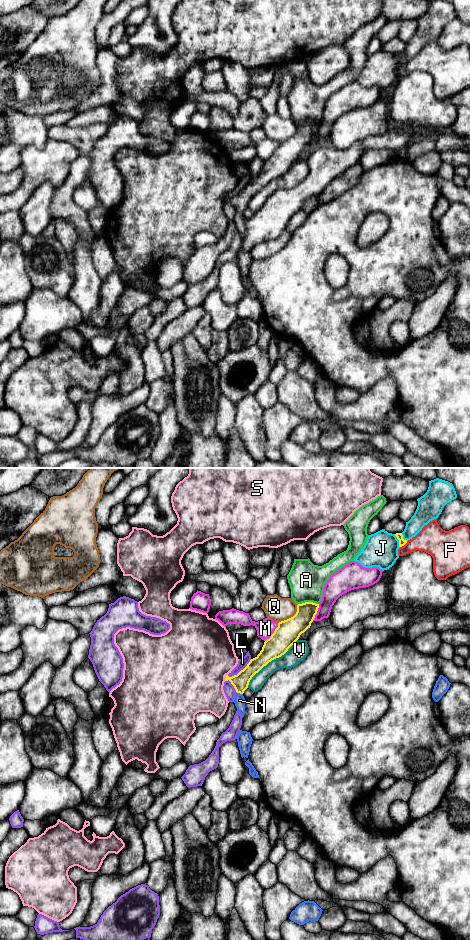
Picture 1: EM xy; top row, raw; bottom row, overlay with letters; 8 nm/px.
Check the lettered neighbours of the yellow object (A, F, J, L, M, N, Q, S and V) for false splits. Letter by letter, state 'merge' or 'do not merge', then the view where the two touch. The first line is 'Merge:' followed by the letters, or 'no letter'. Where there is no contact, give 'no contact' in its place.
Merge: no letter
A: do not merge | xy
F: do not merge | xy
J: do not merge | xy
L: do not merge | xy
M: do not merge | xy
N: do not merge | xy
Q: do not merge | xy
S: do not merge | xy
V: do not merge | xy

